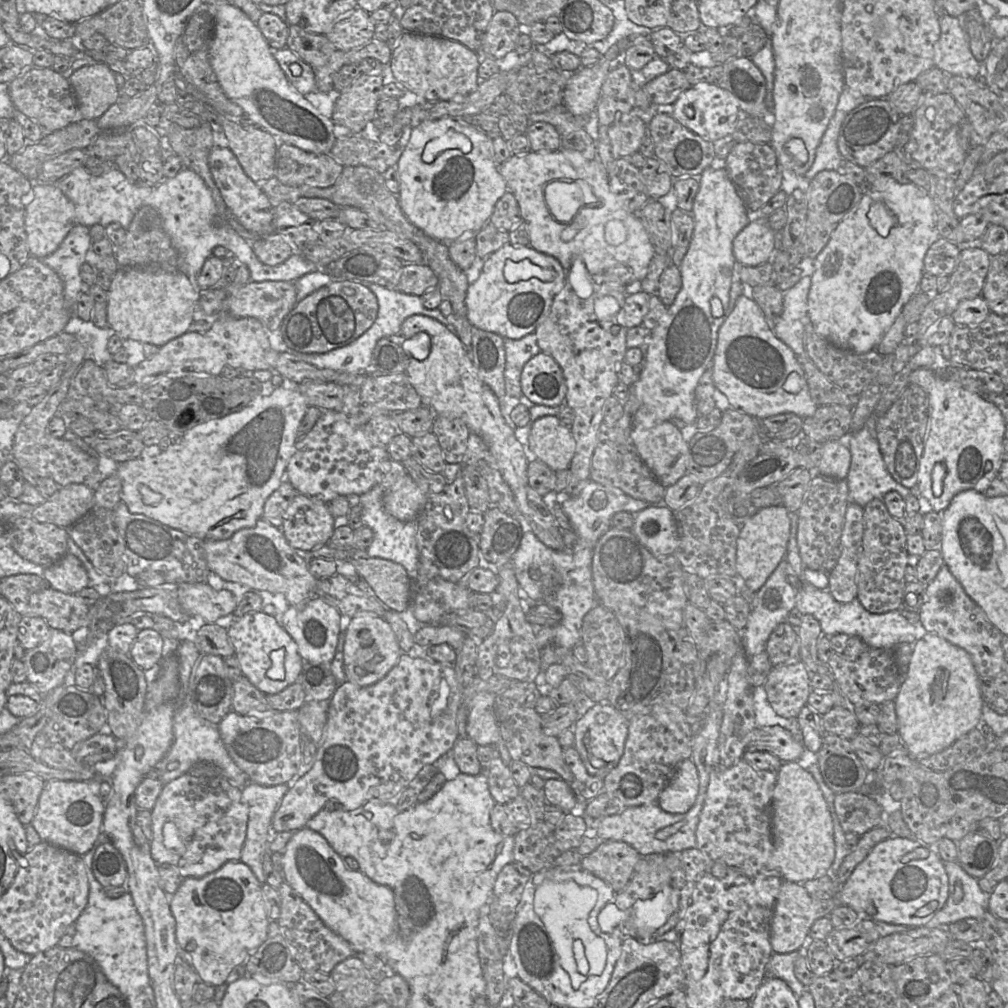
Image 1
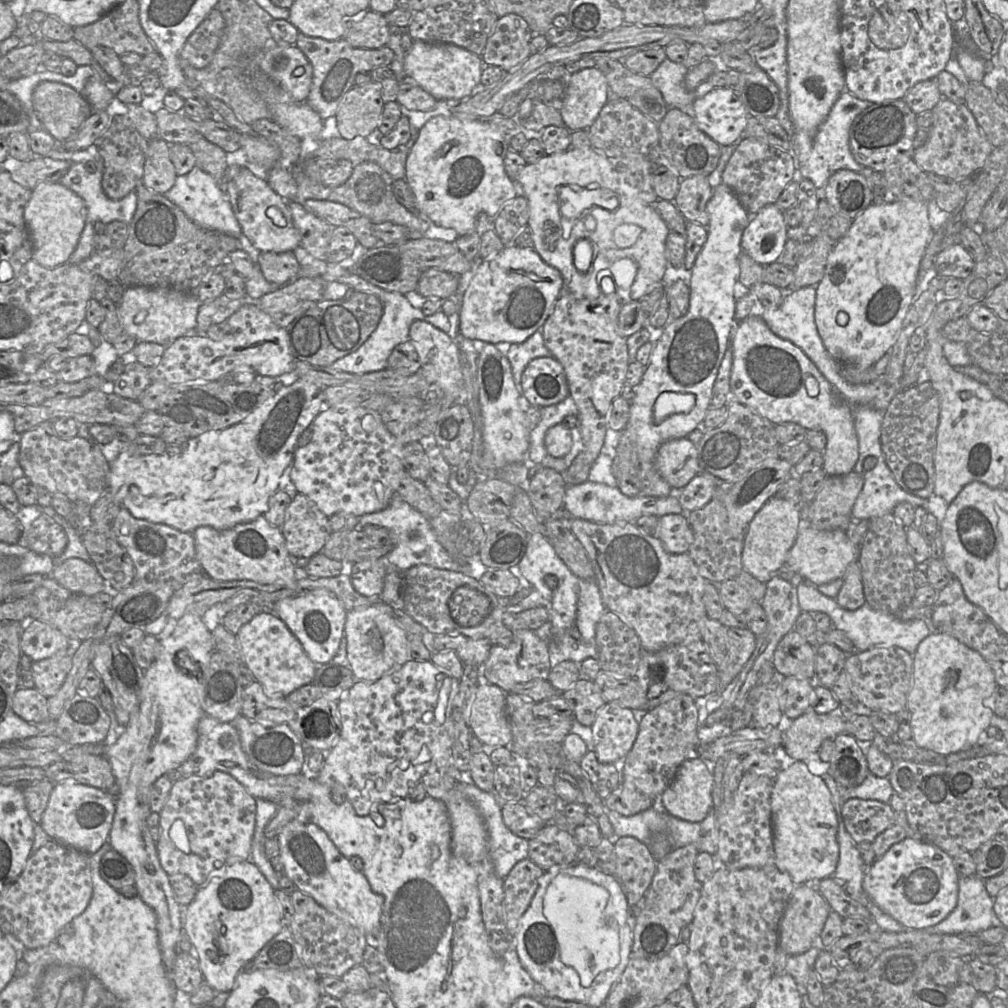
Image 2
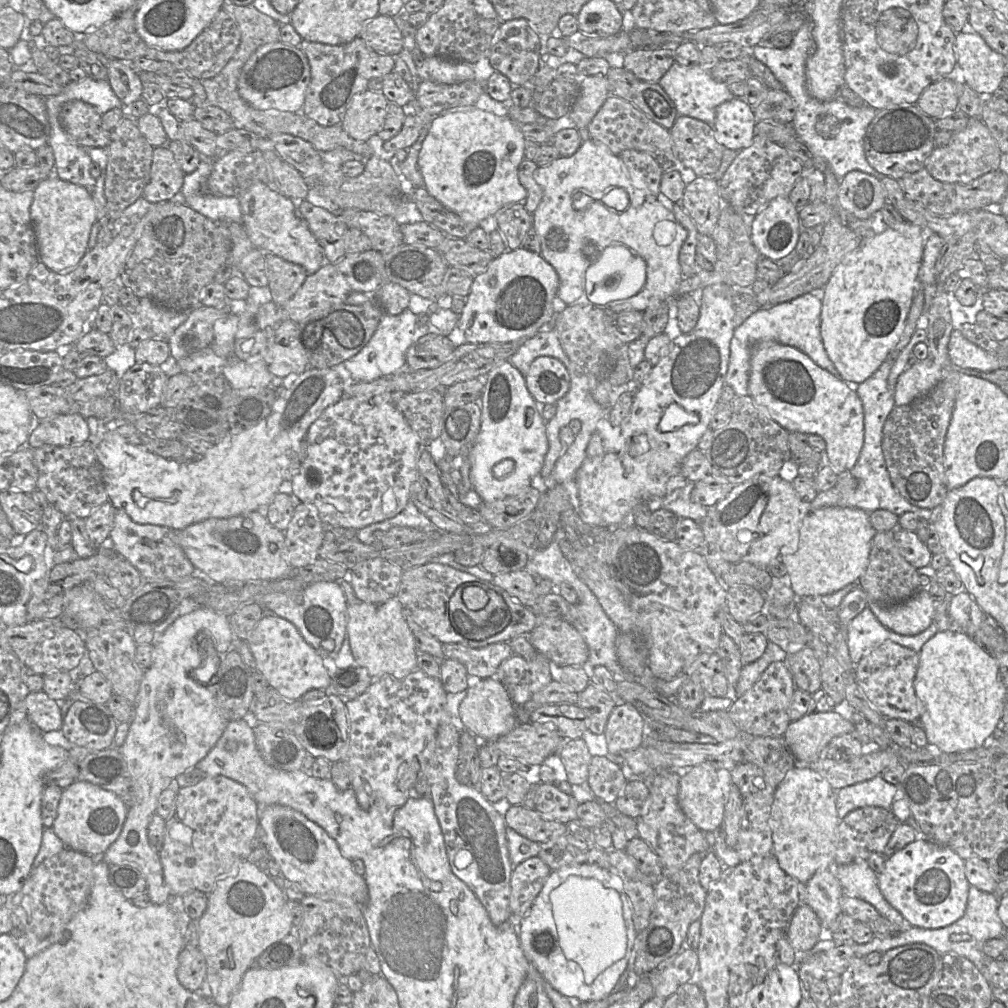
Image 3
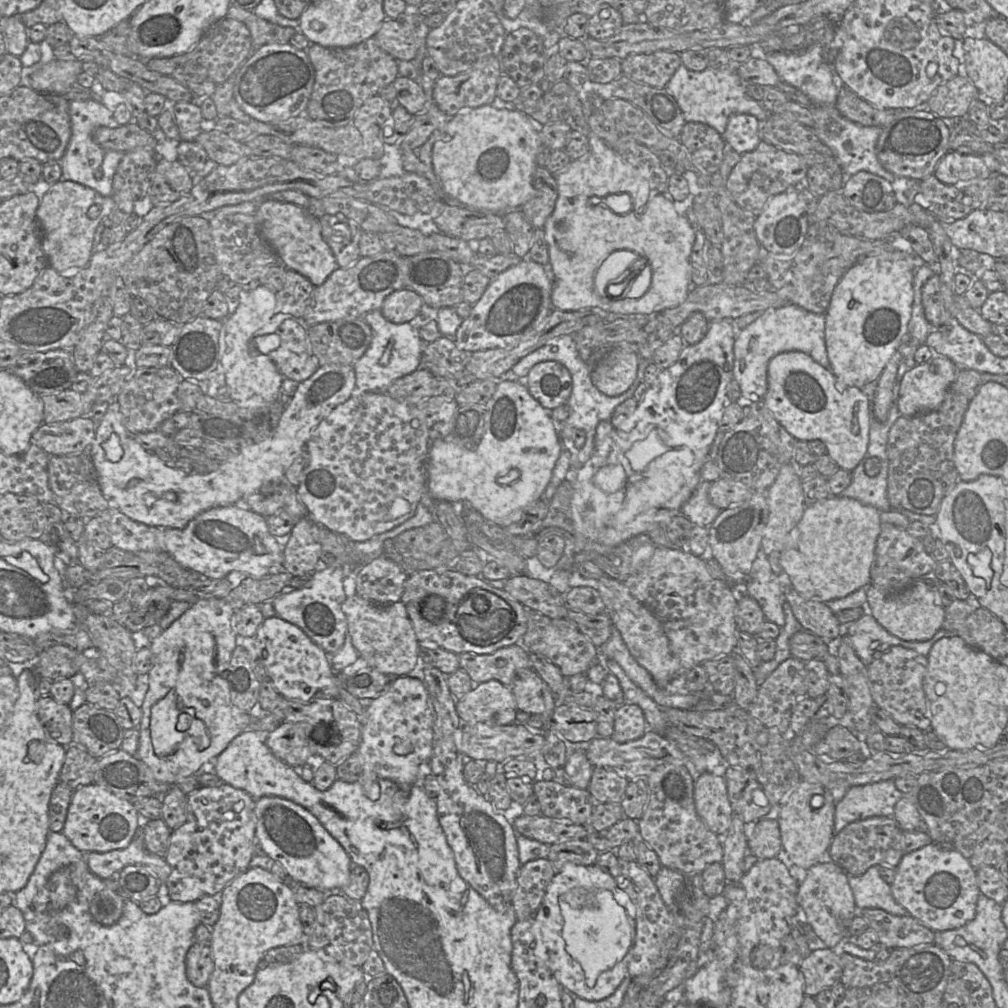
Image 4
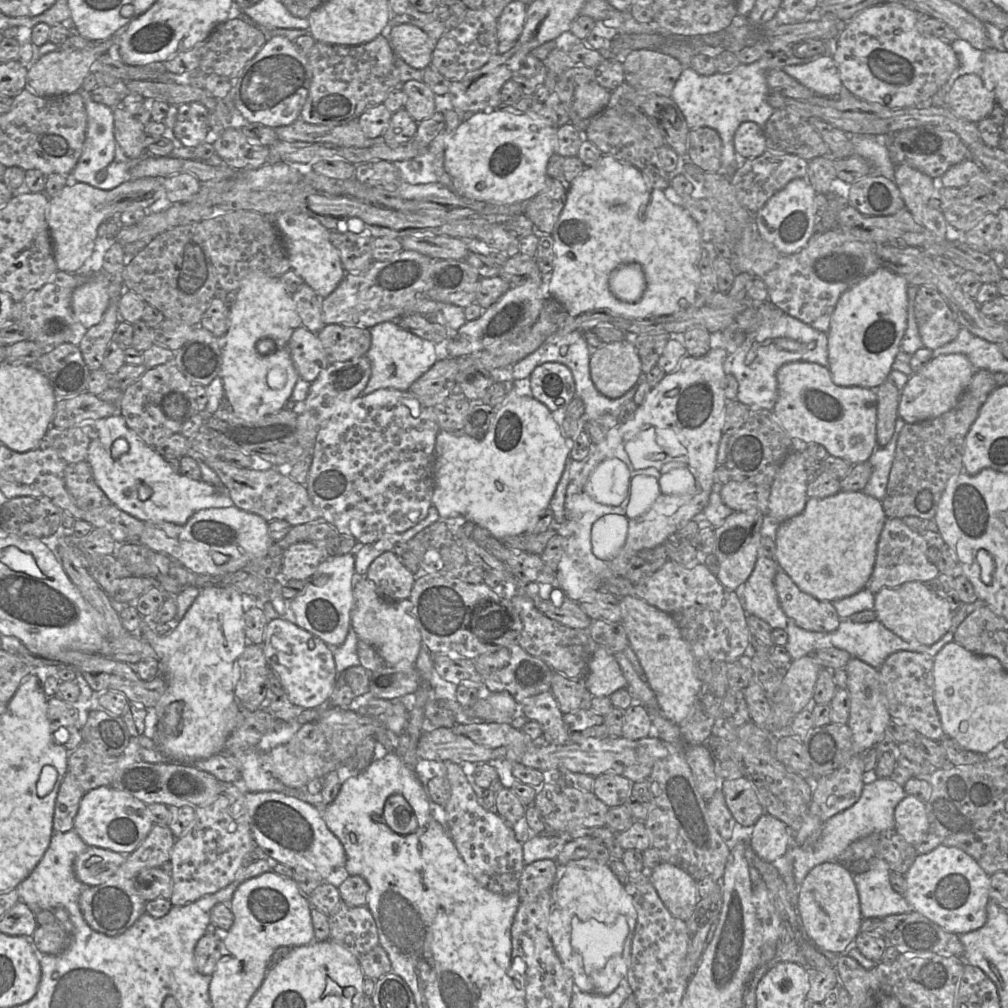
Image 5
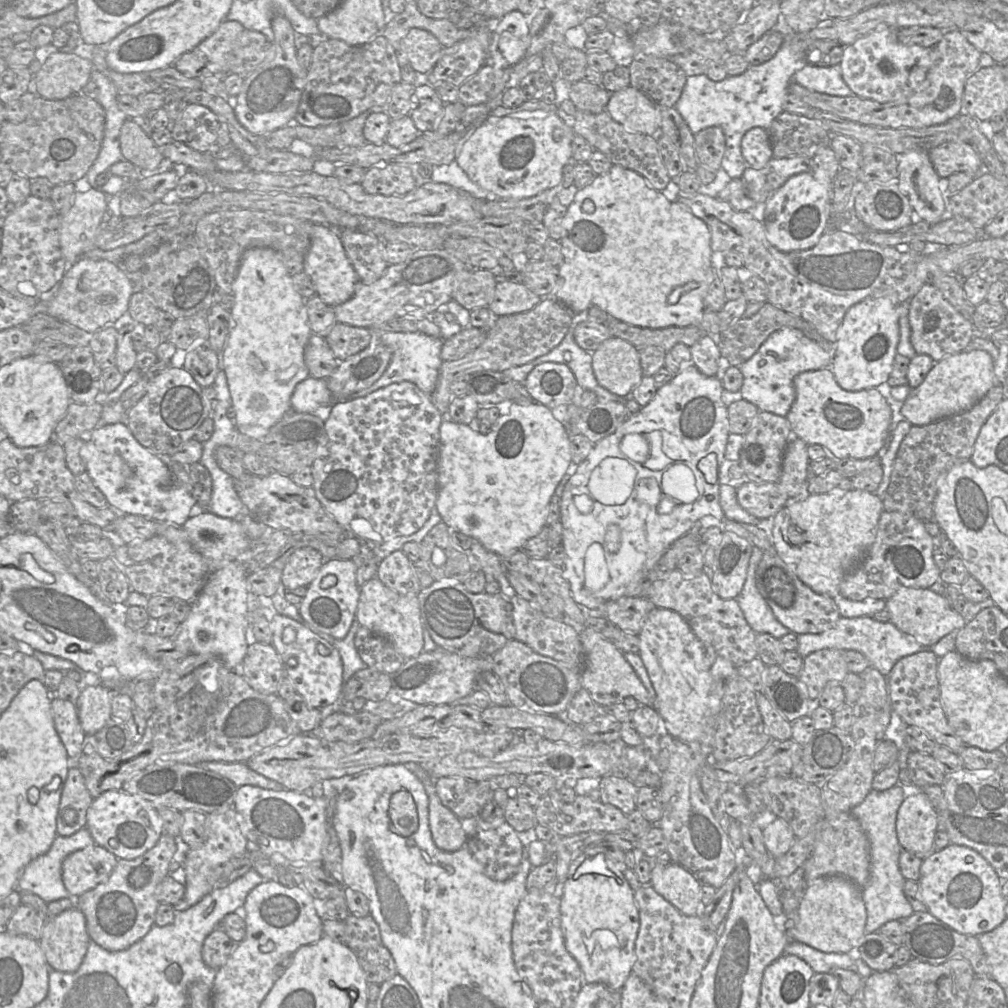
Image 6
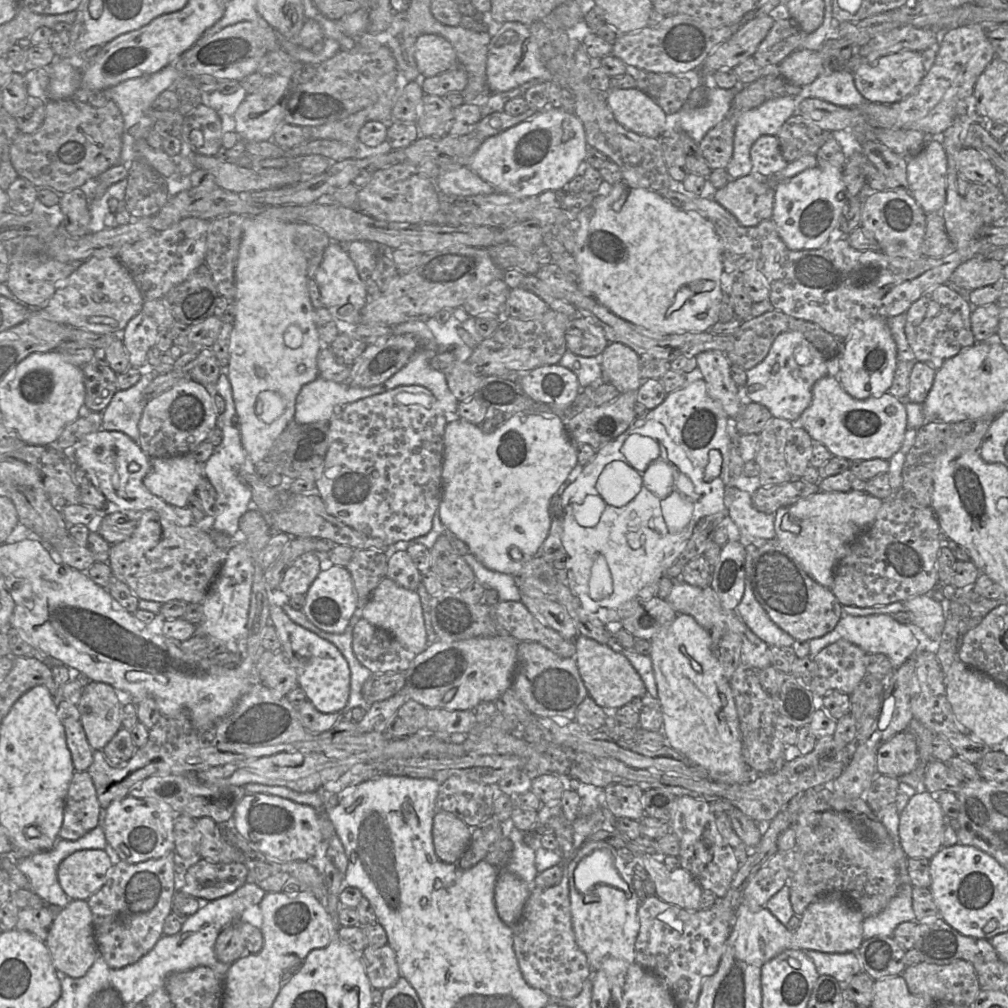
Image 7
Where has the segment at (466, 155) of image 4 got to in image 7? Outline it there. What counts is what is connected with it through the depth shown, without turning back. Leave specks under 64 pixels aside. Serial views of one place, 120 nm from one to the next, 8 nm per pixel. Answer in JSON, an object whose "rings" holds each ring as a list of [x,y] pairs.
{"rings":[[[555,108],[540,110],[527,120],[487,138],[473,155],[468,167],[492,185],[496,192],[515,198],[539,196],[545,191],[562,190],[567,185],[585,160],[587,147],[583,124],[574,113]]]}

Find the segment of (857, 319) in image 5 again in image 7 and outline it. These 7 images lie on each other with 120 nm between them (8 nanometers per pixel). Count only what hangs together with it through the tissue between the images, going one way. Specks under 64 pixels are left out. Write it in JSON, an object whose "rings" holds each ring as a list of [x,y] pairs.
{"rings":[[[873,317],[856,323],[843,342],[840,372],[837,376],[843,389],[856,400],[881,397],[891,387],[897,365],[897,347],[886,319]]]}

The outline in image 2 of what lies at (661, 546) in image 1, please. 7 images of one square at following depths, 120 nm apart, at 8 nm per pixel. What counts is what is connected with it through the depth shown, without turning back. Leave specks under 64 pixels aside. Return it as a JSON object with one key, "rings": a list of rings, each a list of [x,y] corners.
{"rings":[[[685,513],[660,516],[654,534],[664,549],[672,554],[687,553],[693,540],[693,531]]]}

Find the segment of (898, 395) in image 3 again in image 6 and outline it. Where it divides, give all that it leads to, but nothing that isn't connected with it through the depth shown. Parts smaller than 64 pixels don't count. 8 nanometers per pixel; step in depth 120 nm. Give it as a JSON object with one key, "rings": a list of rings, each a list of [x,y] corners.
{"rings":[[[984,350],[962,351],[934,363],[924,381],[911,388],[901,403],[900,414],[913,426],[925,426],[970,410],[996,383],[994,360],[989,353]]]}

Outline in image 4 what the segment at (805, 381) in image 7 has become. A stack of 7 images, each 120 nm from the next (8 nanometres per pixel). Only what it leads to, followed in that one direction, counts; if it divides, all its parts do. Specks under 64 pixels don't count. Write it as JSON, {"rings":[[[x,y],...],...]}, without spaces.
{"rings":[[[788,303],[779,308],[769,308],[748,325],[734,342],[733,378],[741,390],[741,399],[748,403],[763,401],[767,392],[767,370],[770,360],[782,352],[800,351],[809,355],[822,367],[830,369],[825,342],[825,315],[809,312],[797,305]]]}

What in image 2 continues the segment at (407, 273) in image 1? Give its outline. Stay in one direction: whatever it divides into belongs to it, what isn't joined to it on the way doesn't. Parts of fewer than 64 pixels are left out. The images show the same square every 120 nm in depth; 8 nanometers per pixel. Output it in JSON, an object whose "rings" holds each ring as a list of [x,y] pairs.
{"rings":[[[428,268],[422,273],[416,292],[426,298],[448,299],[454,297],[458,287],[459,276],[437,268]]]}

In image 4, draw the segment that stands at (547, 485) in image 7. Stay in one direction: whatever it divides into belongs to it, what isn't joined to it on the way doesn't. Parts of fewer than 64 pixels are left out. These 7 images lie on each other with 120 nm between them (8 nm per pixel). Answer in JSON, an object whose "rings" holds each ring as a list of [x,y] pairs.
{"rings":[[[499,380],[495,393],[485,405],[484,432],[476,447],[467,447],[446,438],[430,442],[426,459],[429,495],[449,503],[465,501],[480,512],[485,520],[501,527],[518,521],[526,506],[542,498],[560,455],[560,436],[550,412],[533,398],[522,383]]]}

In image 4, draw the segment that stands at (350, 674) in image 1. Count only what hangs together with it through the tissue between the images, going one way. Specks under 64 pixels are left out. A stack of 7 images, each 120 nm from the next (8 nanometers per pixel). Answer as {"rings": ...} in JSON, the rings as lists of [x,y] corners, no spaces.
{"rings":[[[355,594],[345,599],[342,610],[352,644],[368,666],[389,677],[416,676],[420,666],[419,641],[401,601],[379,605]]]}

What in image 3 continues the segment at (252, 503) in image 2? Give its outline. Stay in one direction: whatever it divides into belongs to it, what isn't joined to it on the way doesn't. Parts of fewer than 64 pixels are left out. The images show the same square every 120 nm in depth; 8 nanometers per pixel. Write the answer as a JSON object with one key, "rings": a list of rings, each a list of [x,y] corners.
{"rings":[[[308,368],[285,389],[273,404],[271,413],[258,425],[238,434],[222,438],[195,461],[177,462],[152,453],[140,445],[123,439],[112,424],[106,424],[106,433],[95,447],[102,468],[103,481],[109,501],[116,509],[124,510],[135,522],[182,530],[209,518],[227,518],[259,511],[272,501],[277,492],[290,495],[294,508],[301,501],[294,495],[292,480],[285,479],[288,467],[302,456],[302,443],[311,425],[331,405],[345,396],[347,383],[333,368]]]}

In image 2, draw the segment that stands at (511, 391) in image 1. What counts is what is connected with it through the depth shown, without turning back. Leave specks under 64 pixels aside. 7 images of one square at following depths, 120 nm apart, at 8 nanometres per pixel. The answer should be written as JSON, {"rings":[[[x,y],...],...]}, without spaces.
{"rings":[[[542,330],[533,333],[522,343],[511,343],[507,352],[507,358],[512,367],[512,374],[515,384],[519,387],[522,375],[527,365],[539,357],[551,357],[551,352],[544,344]]]}

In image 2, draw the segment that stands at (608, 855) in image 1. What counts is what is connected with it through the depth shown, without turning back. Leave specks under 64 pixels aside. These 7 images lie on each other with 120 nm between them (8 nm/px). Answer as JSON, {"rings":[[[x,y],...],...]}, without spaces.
{"rings":[[[616,837],[613,844],[610,859],[597,867],[619,883],[628,905],[638,908],[650,887],[657,861],[648,846],[634,837]]]}

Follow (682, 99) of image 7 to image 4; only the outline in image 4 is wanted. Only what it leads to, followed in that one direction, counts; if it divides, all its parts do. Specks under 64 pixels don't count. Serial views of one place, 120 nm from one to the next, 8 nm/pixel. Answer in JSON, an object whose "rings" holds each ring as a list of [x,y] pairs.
{"rings":[[[663,50],[630,54],[621,60],[622,74],[655,88],[665,88],[680,65],[680,54]]]}

